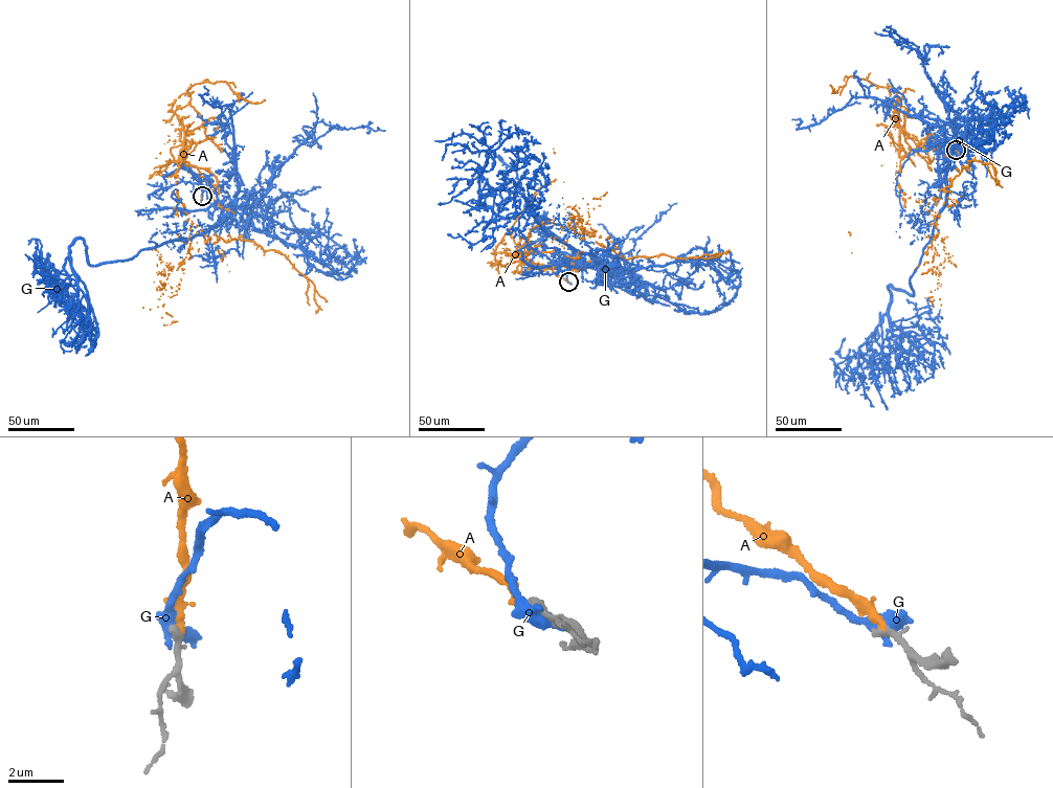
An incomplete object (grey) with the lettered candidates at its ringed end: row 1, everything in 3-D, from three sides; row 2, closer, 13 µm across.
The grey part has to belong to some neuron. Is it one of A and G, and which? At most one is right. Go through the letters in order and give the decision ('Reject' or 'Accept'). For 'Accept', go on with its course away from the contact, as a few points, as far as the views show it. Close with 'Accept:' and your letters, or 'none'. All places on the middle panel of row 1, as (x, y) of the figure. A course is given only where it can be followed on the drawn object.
A: Accept. Its course: (568, 282), (522, 259), (542, 222), (599, 237), (628, 260), (725, 254)
G: Reject
Accept: A

